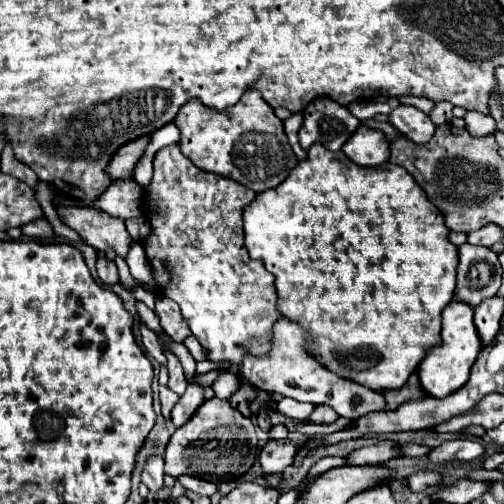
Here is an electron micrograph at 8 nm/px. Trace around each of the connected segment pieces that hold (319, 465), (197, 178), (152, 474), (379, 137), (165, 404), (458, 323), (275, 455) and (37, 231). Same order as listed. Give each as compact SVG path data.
M342 457L323 458L311 467L308 478L306 479L306 483L312 483L311 476L314 476L314 475L318 476L329 469L332 469L335 467L341 467L344 465L348 465L348 463L346 463L345 459Z
M168 145L154 157L154 177L142 199L142 211L152 225L152 235L144 241L144 251L152 265L154 279L162 293L180 305L192 335L206 351L206 359L218 365L230 363L232 367L240 367L248 355L266 355L270 351L272 327L282 317L276 305L274 275L266 271L262 261L250 259L244 245L242 215L254 197L256 193L244 185L198 169L182 155L178 145Z
M158 455L148 457L142 469L142 483L146 483L148 489L156 495L158 489L162 487L162 479L164 479L164 459Z
M360 125L356 133L344 143L342 153L360 167L378 167L388 161L390 149L382 131Z
M160 387L160 403L162 403L162 415L168 419L170 417L170 411L172 411L172 407L174 407L174 403L178 401L178 393L174 393L174 391L170 391L168 387Z
M462 301L448 303L442 311L442 345L440 349L430 349L430 353L426 355L426 361L422 361L422 365L418 367L420 383L426 389L426 393L440 399L458 391L462 385L466 385L470 377L470 367L474 365L482 349L484 345L474 325L474 307Z
M288 437L286 439L280 439L280 441L274 441L270 439L262 449L260 449L260 455L258 455L258 461L260 461L260 467L264 473L282 473L286 467L292 465L292 459L296 455L296 451L300 447L304 447L308 443L308 437L304 439L302 445L296 445L292 443Z
M46 219L34 221L34 223L30 223L30 225L24 225L22 231L24 231L26 237L32 237L32 239L52 239L52 237L54 237L52 225L50 225Z

